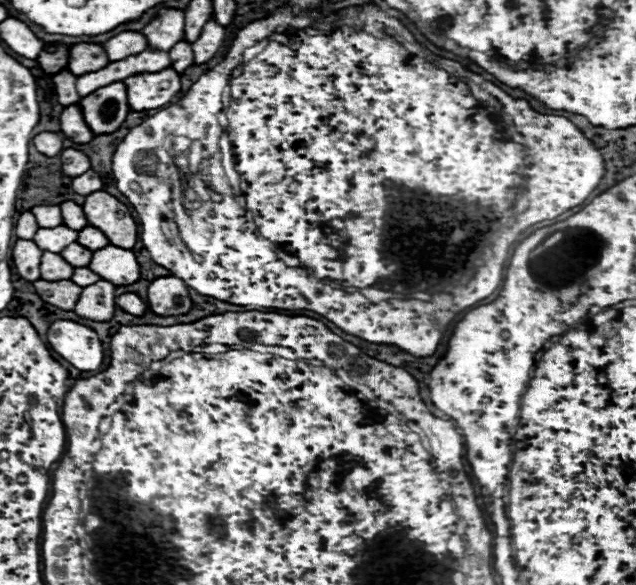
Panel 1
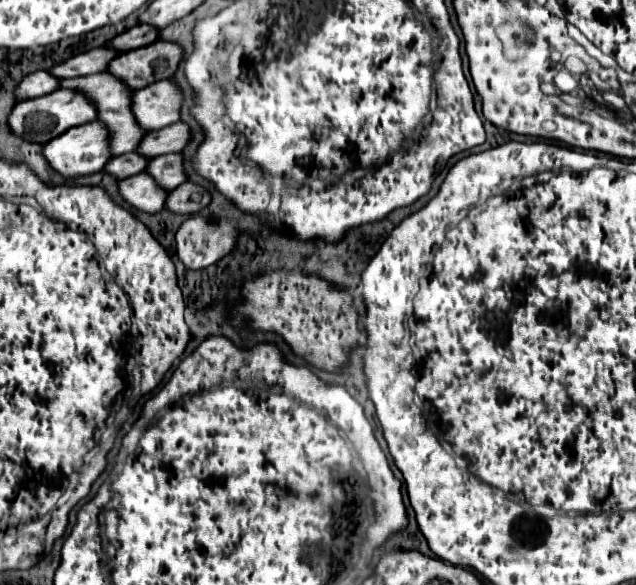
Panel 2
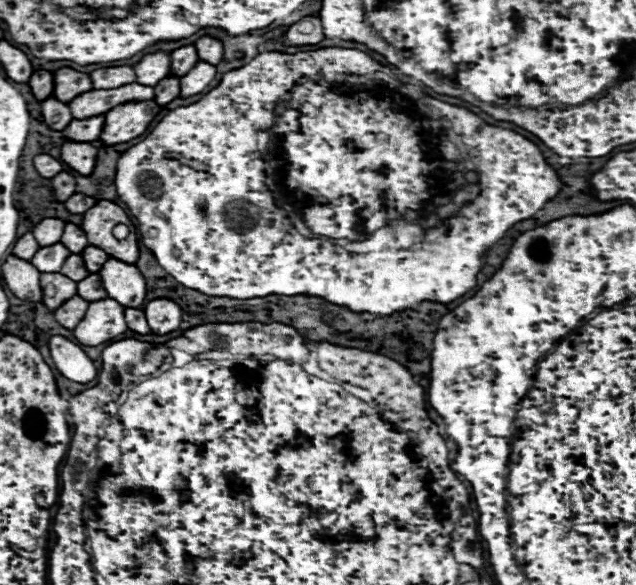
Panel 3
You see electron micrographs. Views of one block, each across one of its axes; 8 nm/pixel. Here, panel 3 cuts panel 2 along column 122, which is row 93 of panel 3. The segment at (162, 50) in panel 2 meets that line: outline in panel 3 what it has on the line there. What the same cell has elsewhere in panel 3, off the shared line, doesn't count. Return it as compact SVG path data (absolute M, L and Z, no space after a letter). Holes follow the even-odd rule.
M60 68L54 72L54 92L52 96L58 98L60 102L68 104L76 96L92 90L92 80L88 74L76 72L72 68Z

